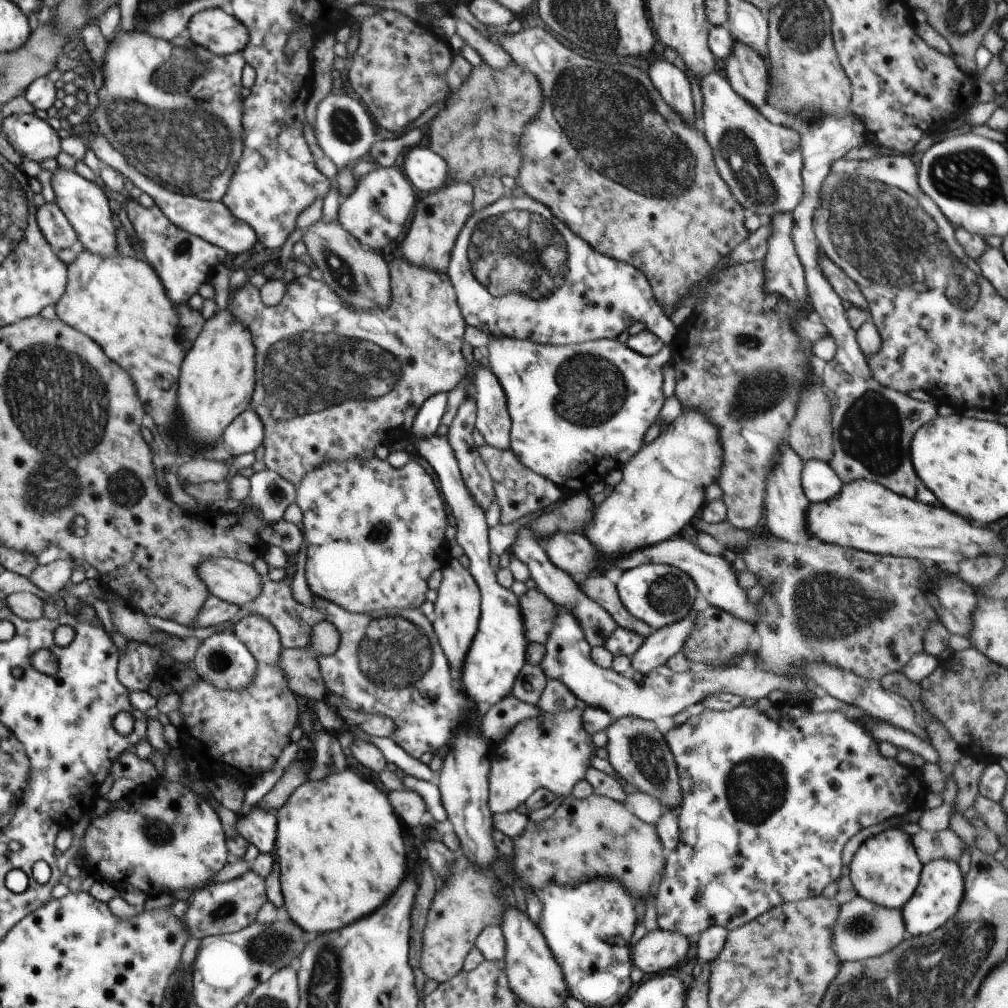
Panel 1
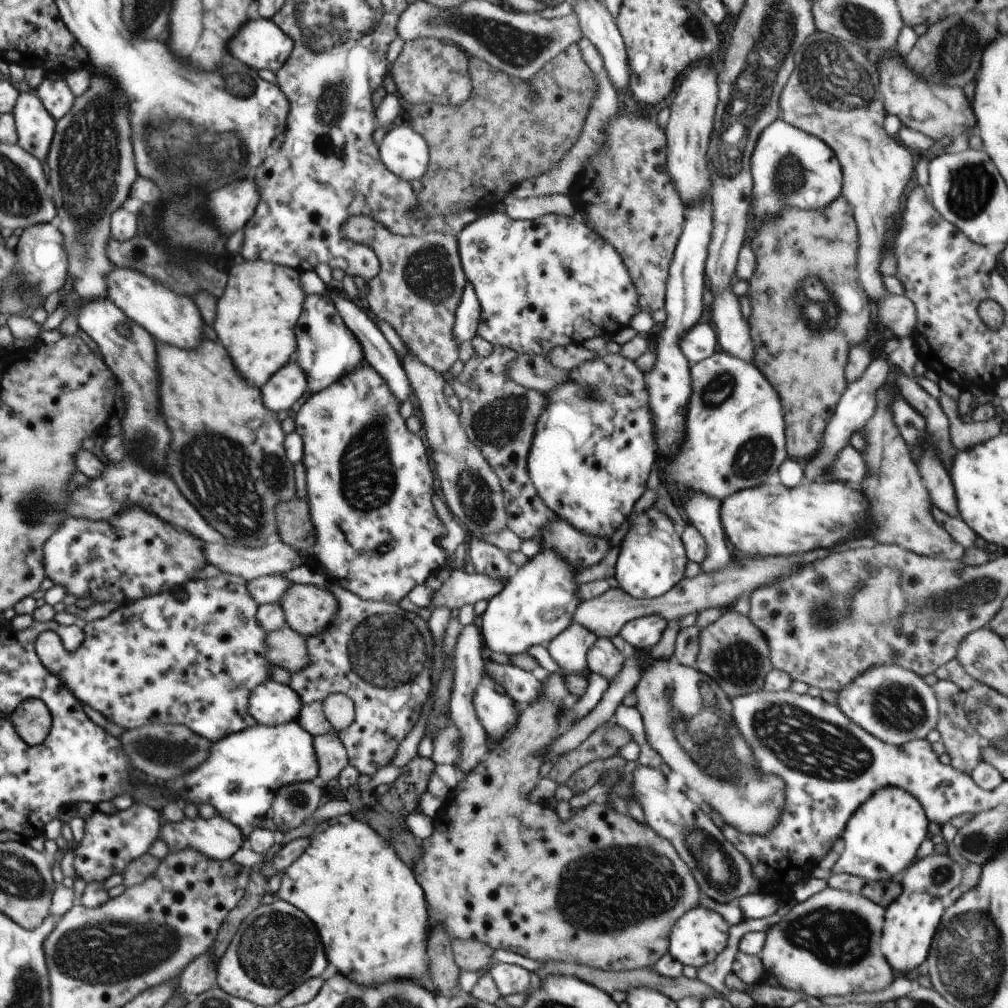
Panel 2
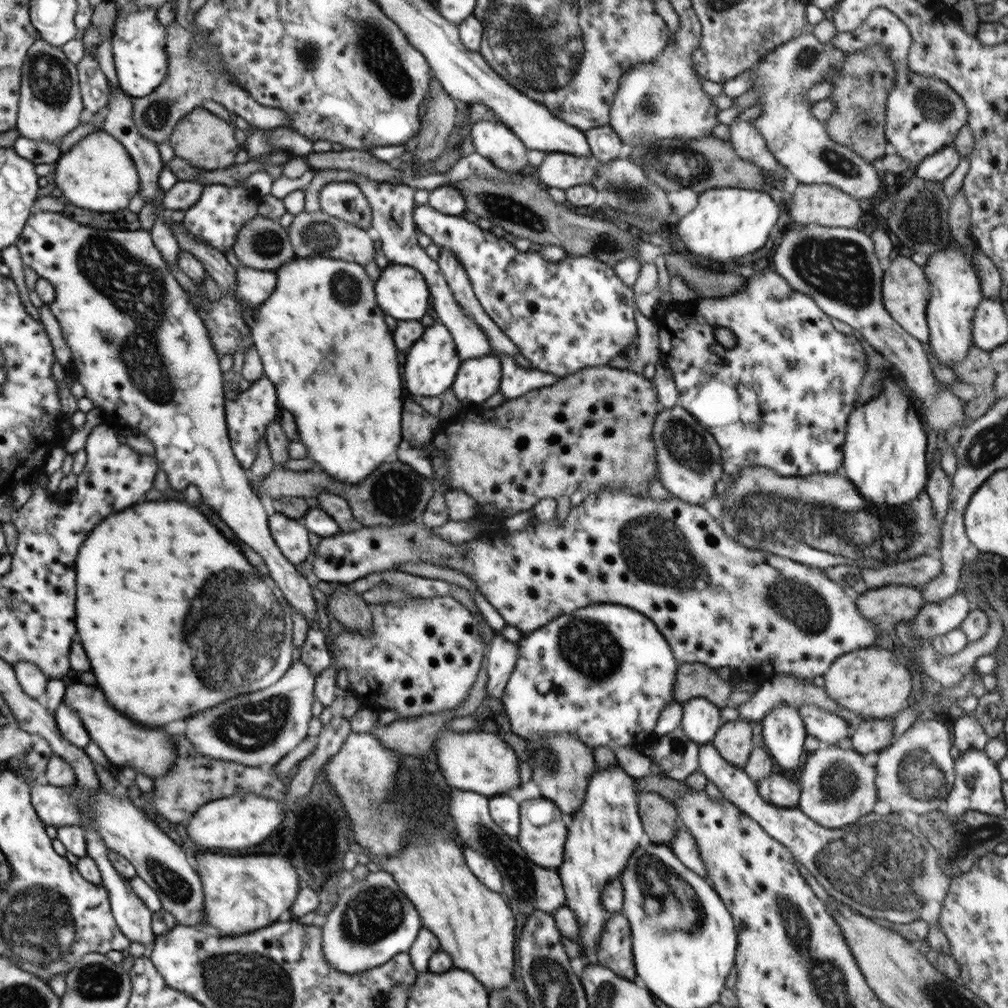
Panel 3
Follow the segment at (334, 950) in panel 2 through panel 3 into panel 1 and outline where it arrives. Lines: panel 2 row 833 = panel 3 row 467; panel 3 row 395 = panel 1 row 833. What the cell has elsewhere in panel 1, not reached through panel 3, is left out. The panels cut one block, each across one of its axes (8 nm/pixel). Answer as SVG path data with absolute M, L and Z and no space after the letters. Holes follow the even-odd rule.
M347 768L322 780L308 779L294 790L288 802L278 804L276 816L274 855L280 864L284 914L304 931L318 935L338 932L376 912L402 884L407 873L403 824L388 795L357 770Z

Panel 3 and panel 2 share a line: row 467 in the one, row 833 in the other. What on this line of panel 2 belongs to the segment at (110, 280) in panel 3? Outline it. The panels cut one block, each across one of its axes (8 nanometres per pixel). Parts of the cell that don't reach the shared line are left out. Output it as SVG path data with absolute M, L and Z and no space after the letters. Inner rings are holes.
M220 815L204 820L198 817L196 820L189 820L185 818L182 822L167 821L161 826L159 831L159 838L163 840L169 849L169 853L176 853L187 849L193 849L203 852L208 859L215 859L218 861L226 861L232 859L232 856L244 846L244 834L228 819L224 819Z

